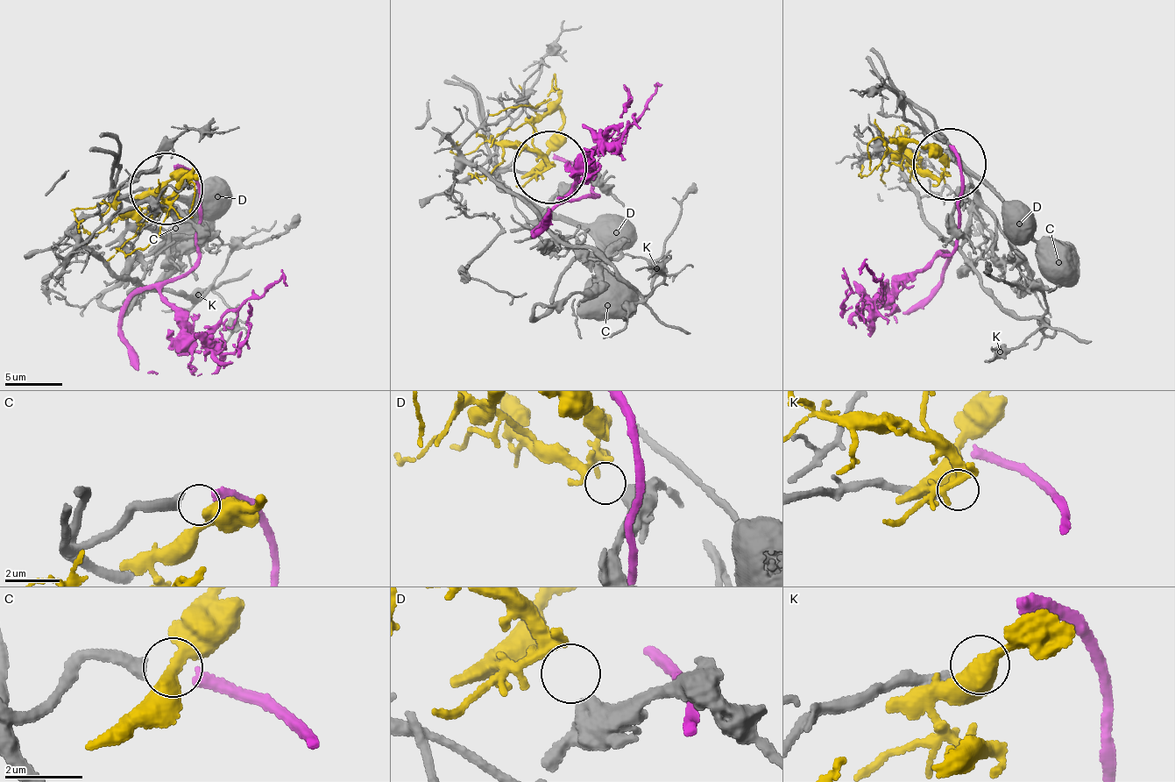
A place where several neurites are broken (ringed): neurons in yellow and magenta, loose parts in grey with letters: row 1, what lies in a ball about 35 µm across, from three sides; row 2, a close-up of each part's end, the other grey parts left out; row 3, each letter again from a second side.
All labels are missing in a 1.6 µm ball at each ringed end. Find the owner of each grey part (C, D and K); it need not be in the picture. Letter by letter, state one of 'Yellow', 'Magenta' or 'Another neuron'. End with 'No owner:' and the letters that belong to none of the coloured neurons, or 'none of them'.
C: Magenta
D: Yellow
K: Another neuron
No owner: K

